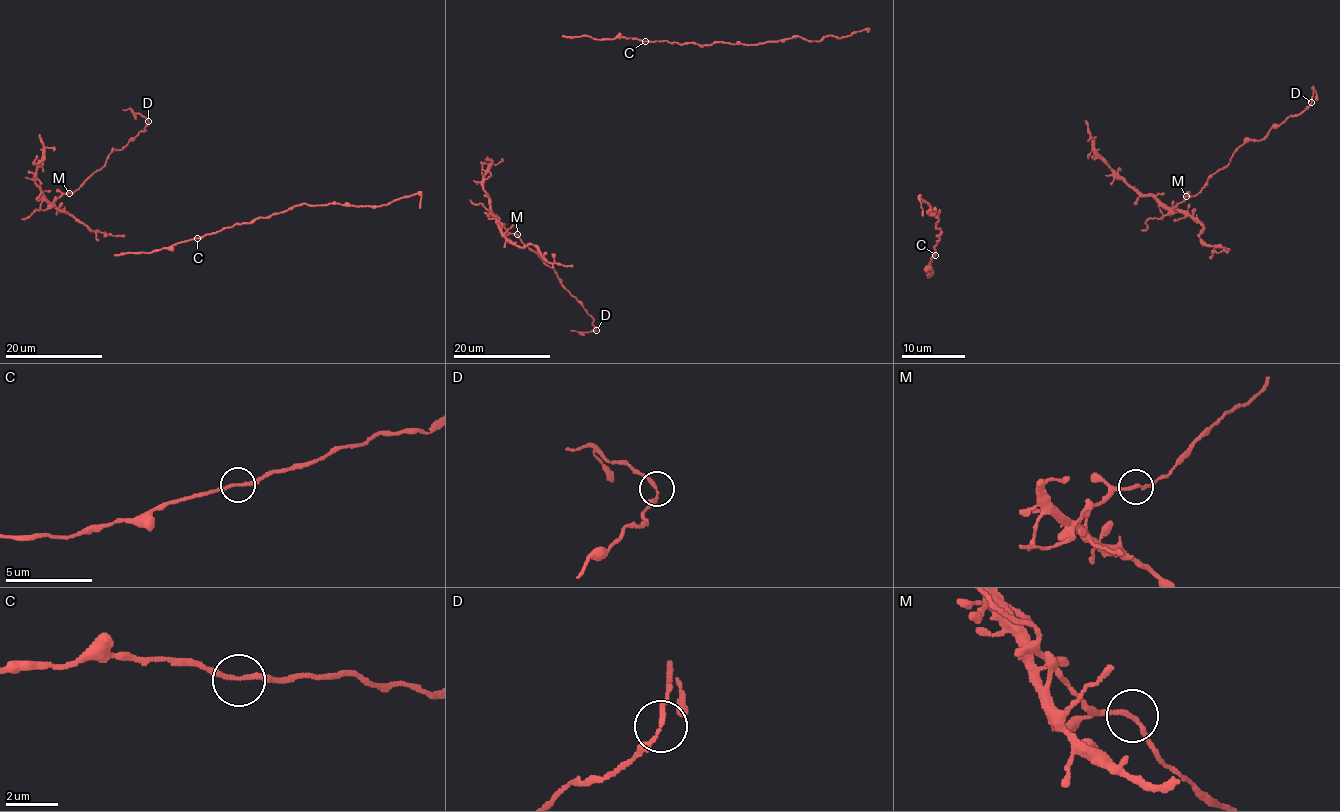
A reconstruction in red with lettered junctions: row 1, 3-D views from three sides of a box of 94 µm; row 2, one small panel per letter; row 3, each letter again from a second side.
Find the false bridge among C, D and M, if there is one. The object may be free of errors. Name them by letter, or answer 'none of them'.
none of them

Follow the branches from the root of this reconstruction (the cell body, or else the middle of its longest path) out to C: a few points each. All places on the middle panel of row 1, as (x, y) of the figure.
C: (563, 37), (635, 38), (645, 41)

